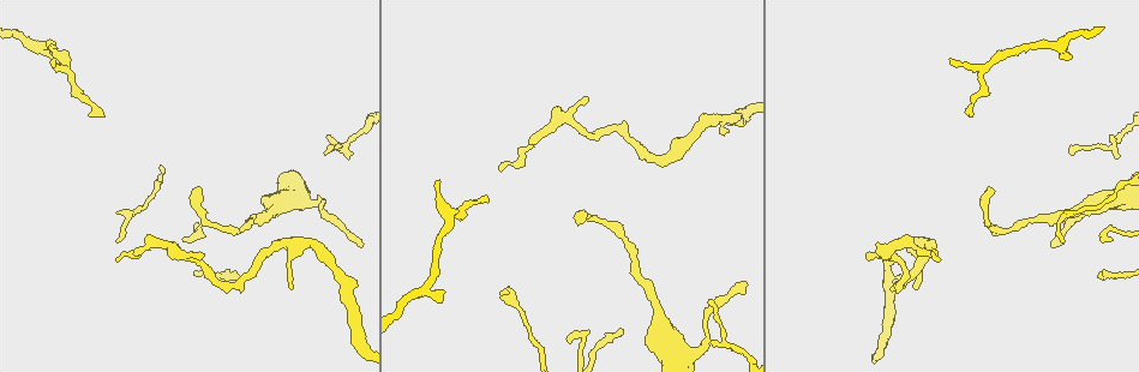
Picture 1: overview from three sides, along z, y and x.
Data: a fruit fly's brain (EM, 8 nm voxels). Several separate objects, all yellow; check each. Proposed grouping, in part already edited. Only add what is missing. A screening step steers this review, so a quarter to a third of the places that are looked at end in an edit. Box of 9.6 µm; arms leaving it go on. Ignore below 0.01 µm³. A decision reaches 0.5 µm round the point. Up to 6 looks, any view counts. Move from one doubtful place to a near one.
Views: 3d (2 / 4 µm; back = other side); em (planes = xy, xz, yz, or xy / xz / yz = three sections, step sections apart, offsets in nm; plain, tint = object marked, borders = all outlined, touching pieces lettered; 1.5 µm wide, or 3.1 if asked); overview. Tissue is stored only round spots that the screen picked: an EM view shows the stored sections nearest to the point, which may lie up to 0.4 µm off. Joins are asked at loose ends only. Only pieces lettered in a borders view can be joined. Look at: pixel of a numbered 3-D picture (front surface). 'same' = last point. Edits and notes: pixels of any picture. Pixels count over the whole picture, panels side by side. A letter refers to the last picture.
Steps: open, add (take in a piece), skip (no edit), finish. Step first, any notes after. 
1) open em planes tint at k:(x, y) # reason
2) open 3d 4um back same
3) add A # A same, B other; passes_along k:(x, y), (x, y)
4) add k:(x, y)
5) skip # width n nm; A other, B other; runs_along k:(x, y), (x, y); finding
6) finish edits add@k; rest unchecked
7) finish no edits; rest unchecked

open 3d 4um at 1:(440, 302) # branch stops here

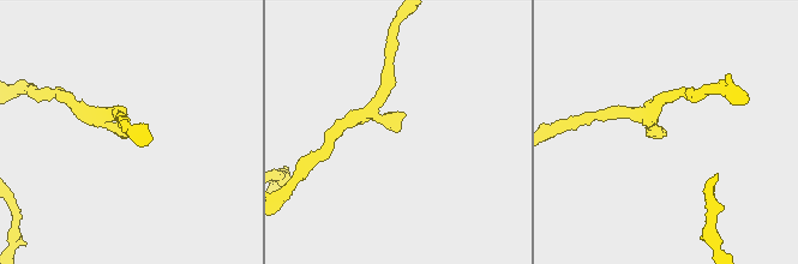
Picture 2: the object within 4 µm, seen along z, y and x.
open em planes plain at 2:(397, 131)

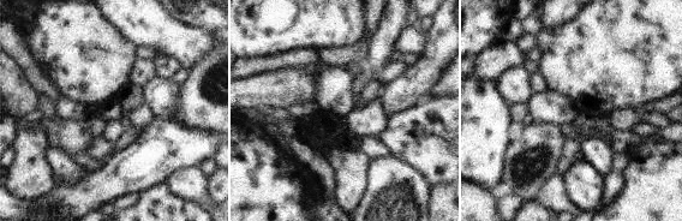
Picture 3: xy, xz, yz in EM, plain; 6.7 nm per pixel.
open em planes borders same # what lies round it

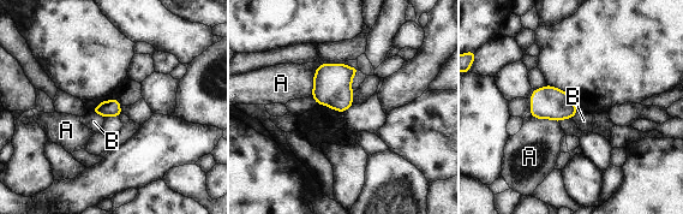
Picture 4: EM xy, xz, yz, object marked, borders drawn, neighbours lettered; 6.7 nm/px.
skip # A other, B other; border 4:(91, 111), (105, 117); none of them fits

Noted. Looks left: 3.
open em planes tint at 1:(709, 301)

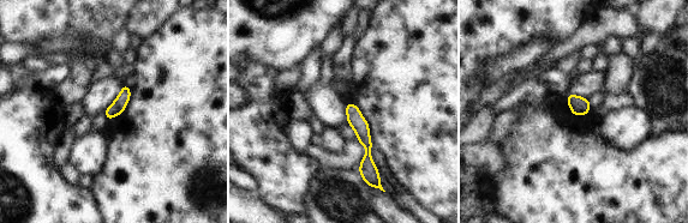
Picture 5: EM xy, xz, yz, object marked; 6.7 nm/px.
open em planes borders same # see the neighbours

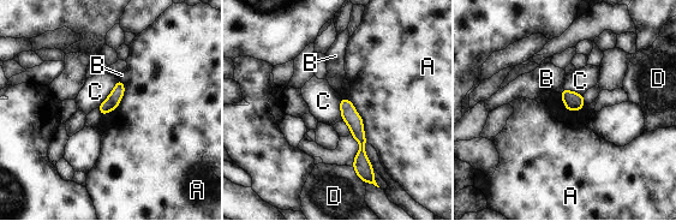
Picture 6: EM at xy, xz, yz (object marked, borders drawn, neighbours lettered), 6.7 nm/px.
skip # A other, B other, C other, D other; border 6:(119, 79), (108, 96), (97, 107); no lettered piece goes on from it

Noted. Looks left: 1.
finish no edits; rest unchecked

